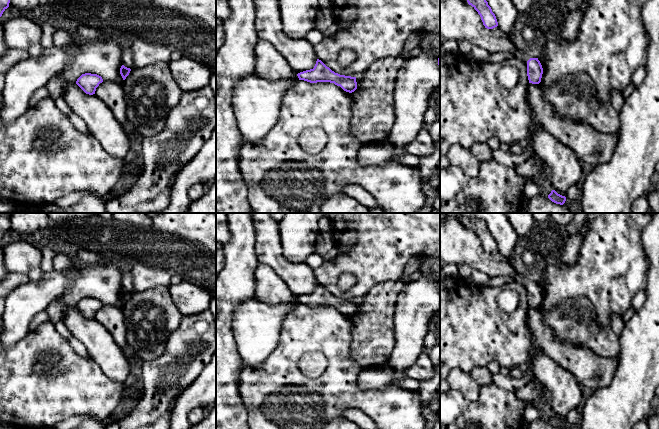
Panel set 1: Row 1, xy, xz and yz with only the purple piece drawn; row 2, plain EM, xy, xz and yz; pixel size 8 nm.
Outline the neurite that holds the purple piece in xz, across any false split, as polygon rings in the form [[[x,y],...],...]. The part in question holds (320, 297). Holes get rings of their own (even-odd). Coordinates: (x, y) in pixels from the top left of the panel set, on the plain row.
[[[317,283],[313,293],[297,298],[299,304],[310,307],[330,306],[340,310],[344,315],[352,317],[357,313],[356,301],[340,299],[332,295],[321,284]]]

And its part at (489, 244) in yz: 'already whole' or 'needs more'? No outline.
already whole

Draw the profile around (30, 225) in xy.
[[[11,213],[9,231],[18,237],[35,238],[51,223],[47,213]]]

